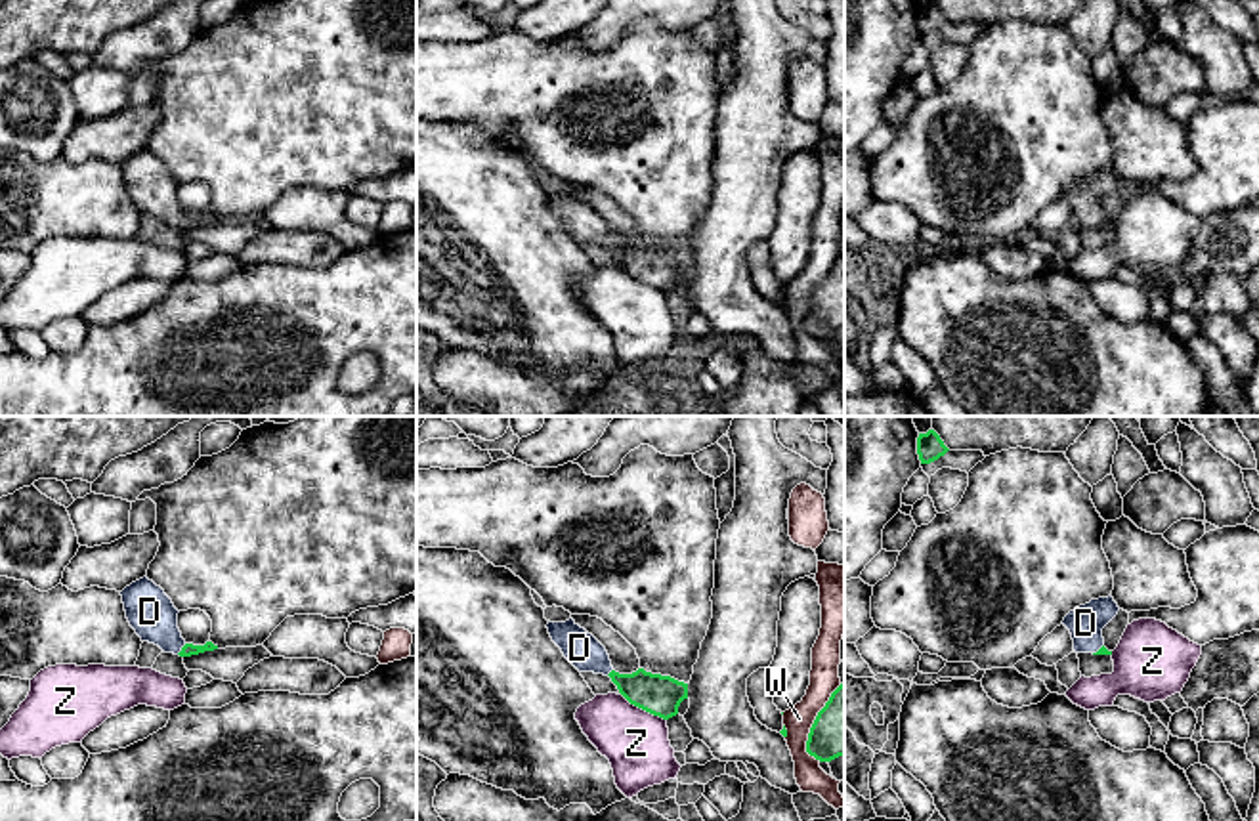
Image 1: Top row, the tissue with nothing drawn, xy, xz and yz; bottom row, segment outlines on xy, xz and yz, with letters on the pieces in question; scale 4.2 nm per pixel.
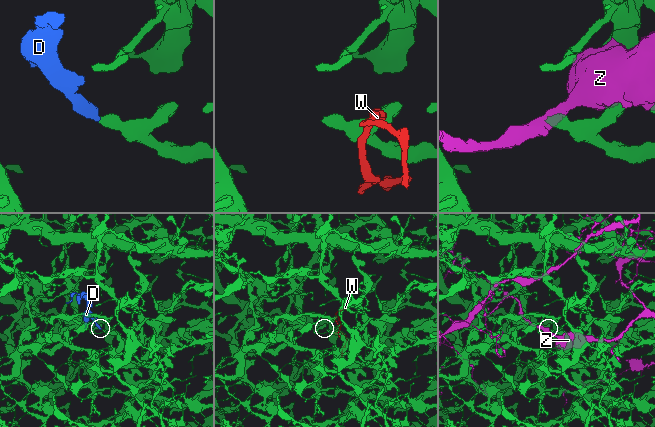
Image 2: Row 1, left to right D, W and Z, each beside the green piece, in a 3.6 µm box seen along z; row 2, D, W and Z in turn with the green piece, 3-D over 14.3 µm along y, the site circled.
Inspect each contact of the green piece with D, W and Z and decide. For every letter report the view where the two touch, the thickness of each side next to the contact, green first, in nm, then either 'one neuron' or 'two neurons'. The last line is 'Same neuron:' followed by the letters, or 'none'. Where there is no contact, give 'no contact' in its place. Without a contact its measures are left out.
D: contact in xy; calibres 60 and 200 nm; one neuron
W: contact in xz; calibres 240 and 130 nm; two neurons
Z: contact in xz; calibres 170 and 280 nm; two neurons
Same neuron: D

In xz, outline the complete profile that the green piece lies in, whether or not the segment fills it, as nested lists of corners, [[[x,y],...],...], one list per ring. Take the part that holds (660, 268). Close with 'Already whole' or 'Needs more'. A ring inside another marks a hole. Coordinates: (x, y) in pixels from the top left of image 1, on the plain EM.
[[[573,191],[546,197],[552,214],[579,244],[609,248],[619,265],[634,279],[669,292],[688,271],[688,256],[638,241],[632,246],[613,242],[606,220]]]. Needs more

